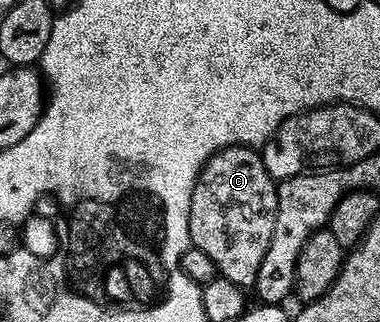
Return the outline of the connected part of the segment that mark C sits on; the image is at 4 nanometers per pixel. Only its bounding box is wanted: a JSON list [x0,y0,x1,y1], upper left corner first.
[188,145,278,290]

